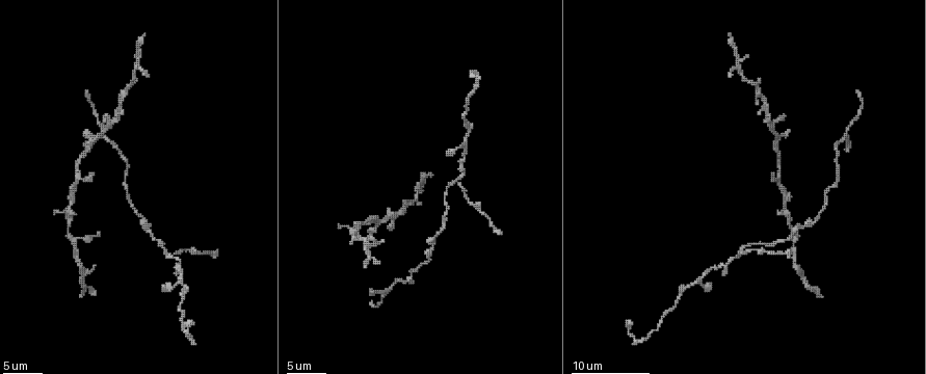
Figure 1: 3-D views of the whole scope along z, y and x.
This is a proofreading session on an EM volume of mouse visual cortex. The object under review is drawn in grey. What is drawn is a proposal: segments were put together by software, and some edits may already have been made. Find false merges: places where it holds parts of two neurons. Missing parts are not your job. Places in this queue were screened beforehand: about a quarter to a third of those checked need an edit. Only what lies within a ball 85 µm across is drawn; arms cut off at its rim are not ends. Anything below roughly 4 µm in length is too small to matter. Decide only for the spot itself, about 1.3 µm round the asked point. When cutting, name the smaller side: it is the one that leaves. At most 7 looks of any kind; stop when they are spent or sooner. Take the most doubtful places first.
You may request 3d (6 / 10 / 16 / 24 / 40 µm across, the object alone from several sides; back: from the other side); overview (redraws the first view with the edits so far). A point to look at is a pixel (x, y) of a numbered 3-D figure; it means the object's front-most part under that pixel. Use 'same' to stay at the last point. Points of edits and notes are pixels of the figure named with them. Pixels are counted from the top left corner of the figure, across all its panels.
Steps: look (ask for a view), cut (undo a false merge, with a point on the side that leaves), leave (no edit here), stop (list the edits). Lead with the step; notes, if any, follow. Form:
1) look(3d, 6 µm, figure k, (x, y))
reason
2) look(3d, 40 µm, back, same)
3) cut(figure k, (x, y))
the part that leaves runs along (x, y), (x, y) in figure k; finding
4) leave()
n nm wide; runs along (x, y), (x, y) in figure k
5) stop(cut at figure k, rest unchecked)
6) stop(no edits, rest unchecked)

look(3d, 10 µm, figure 1, (457, 180))

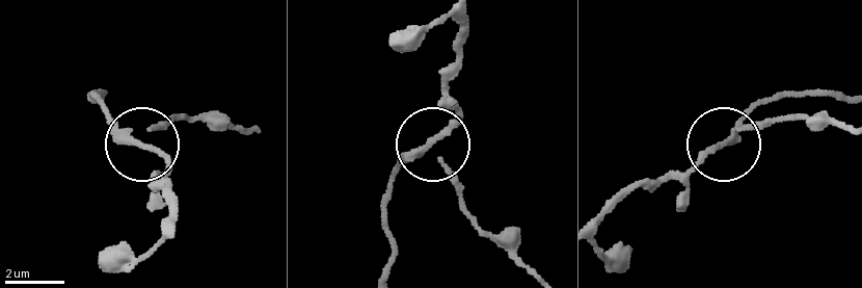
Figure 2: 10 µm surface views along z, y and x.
leave()
210 nm wide; one neuron here

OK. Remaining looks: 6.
look(3d, 16 µm, figure 1, (431, 250))

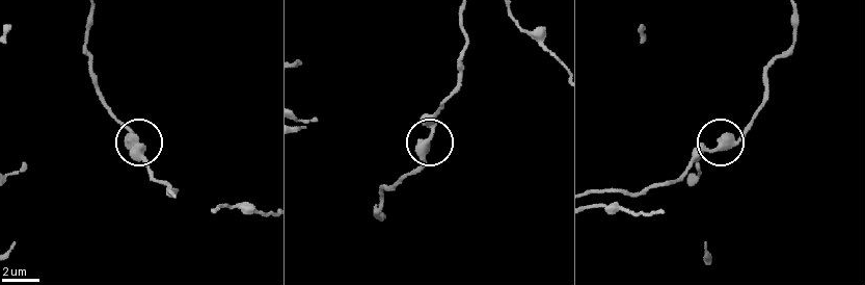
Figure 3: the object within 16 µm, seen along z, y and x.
leave()
one neuron here

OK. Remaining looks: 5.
look(3d, 6 µm, figure 1, (73, 239))
two arms in line, one across

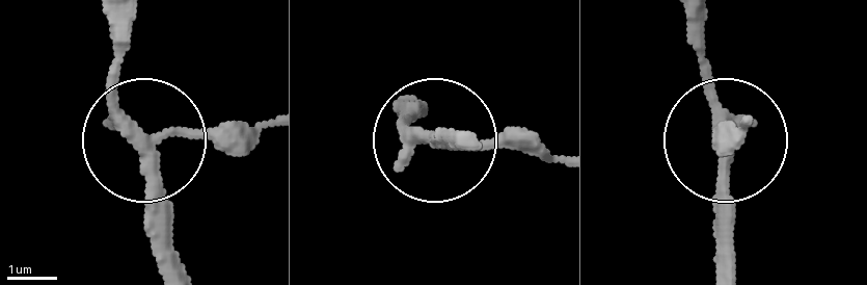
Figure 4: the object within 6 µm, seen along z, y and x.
leave()
runs along (552, 157), (449, 137) in figure 4; continuous, no second neuron

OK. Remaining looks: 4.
stop(no edits, rest unchecked)

